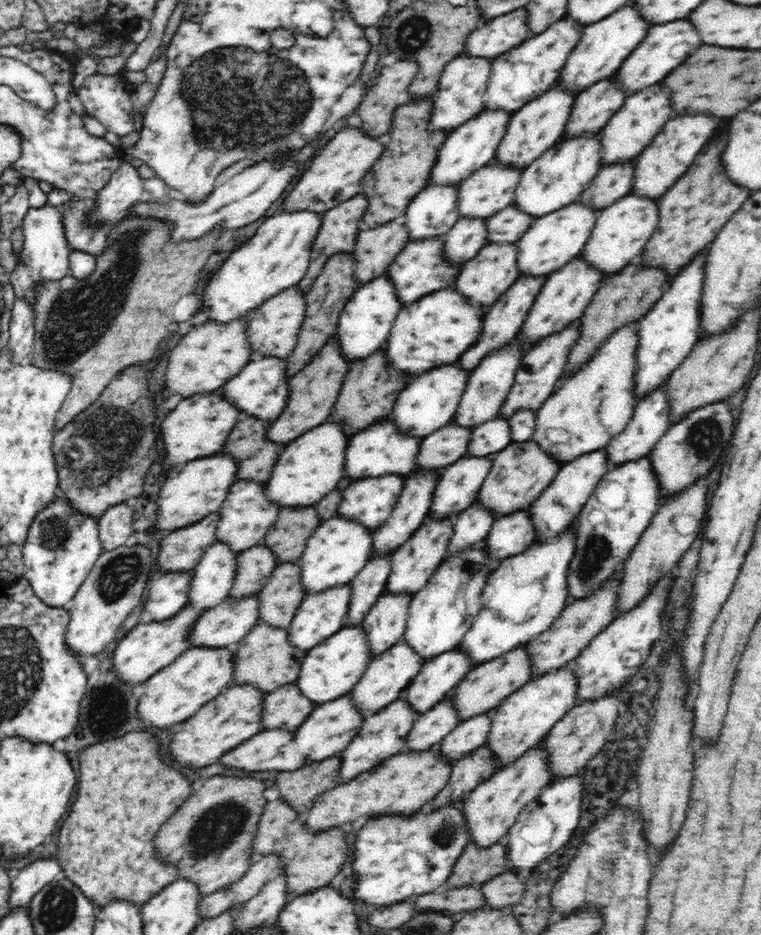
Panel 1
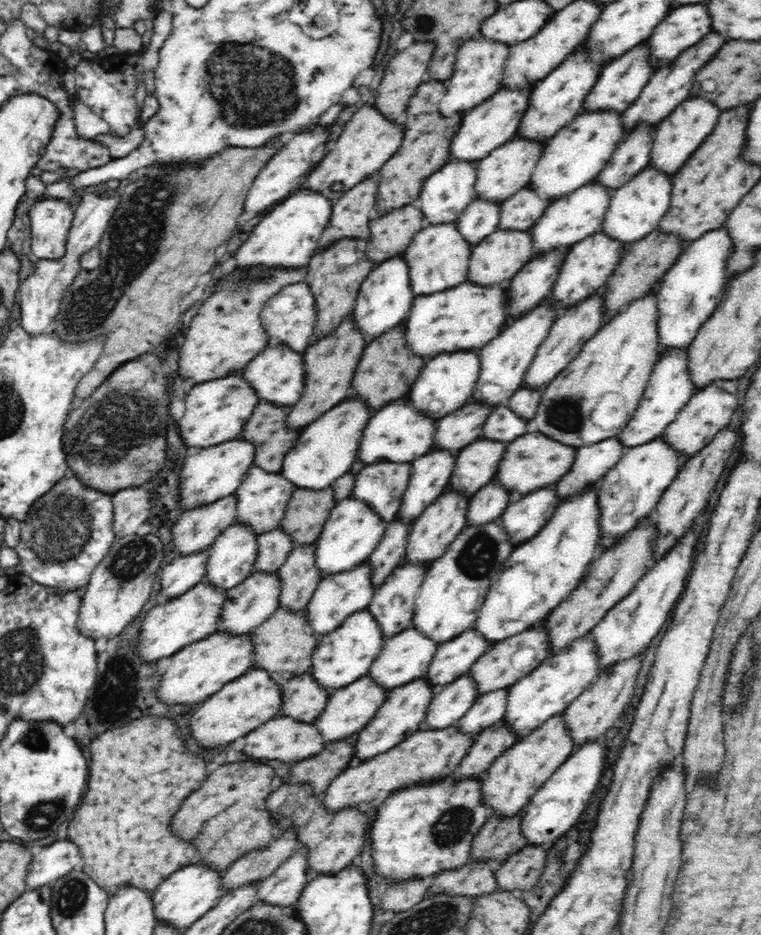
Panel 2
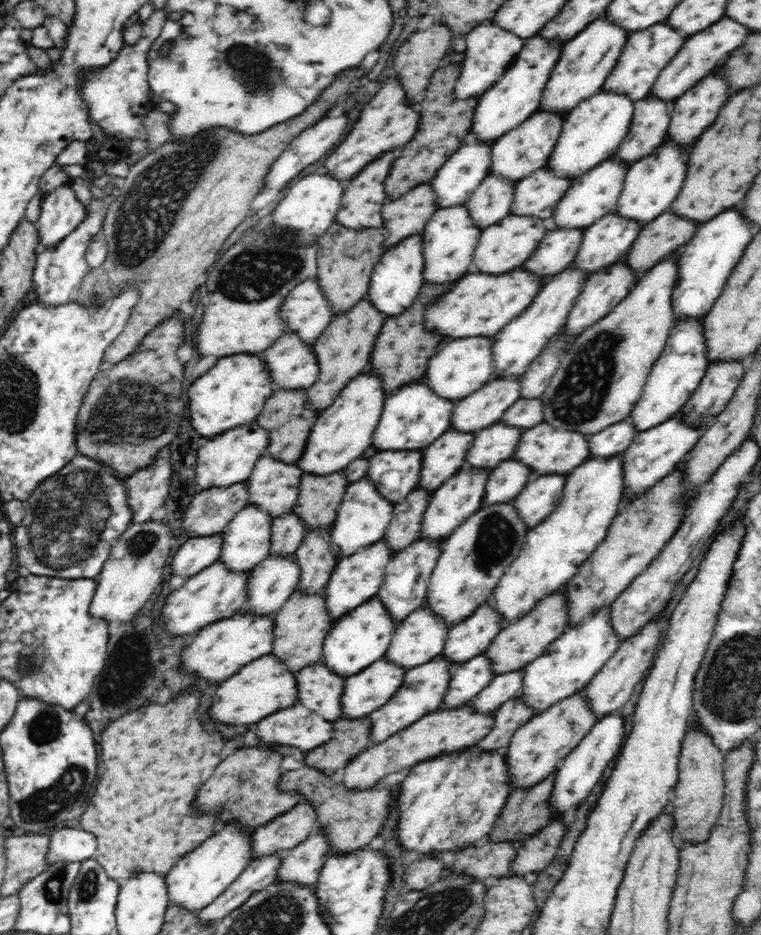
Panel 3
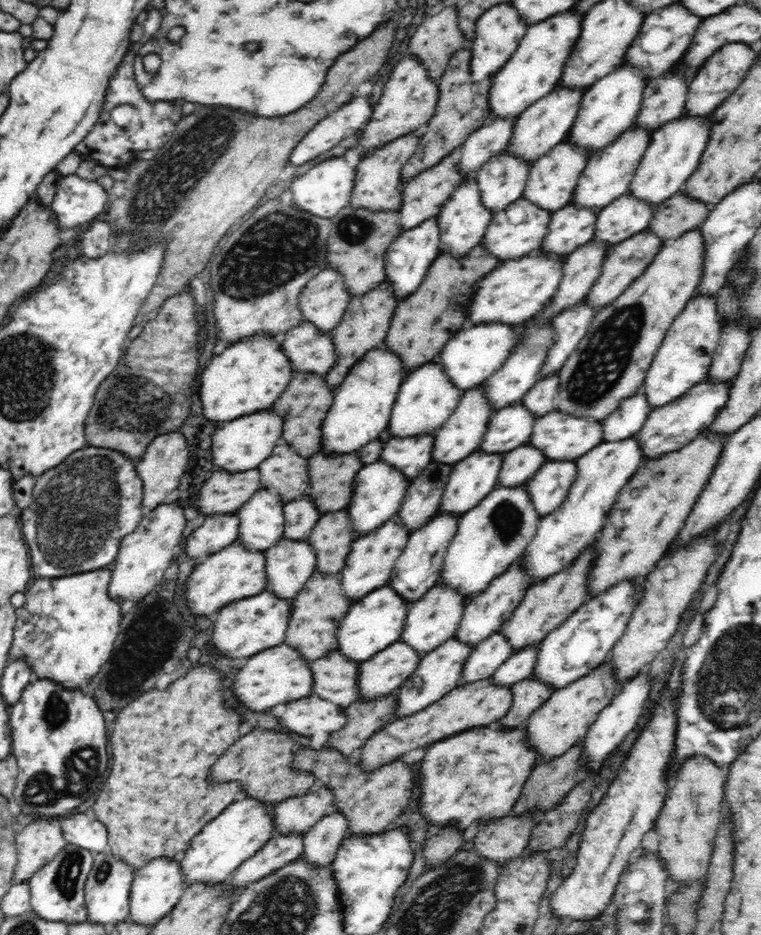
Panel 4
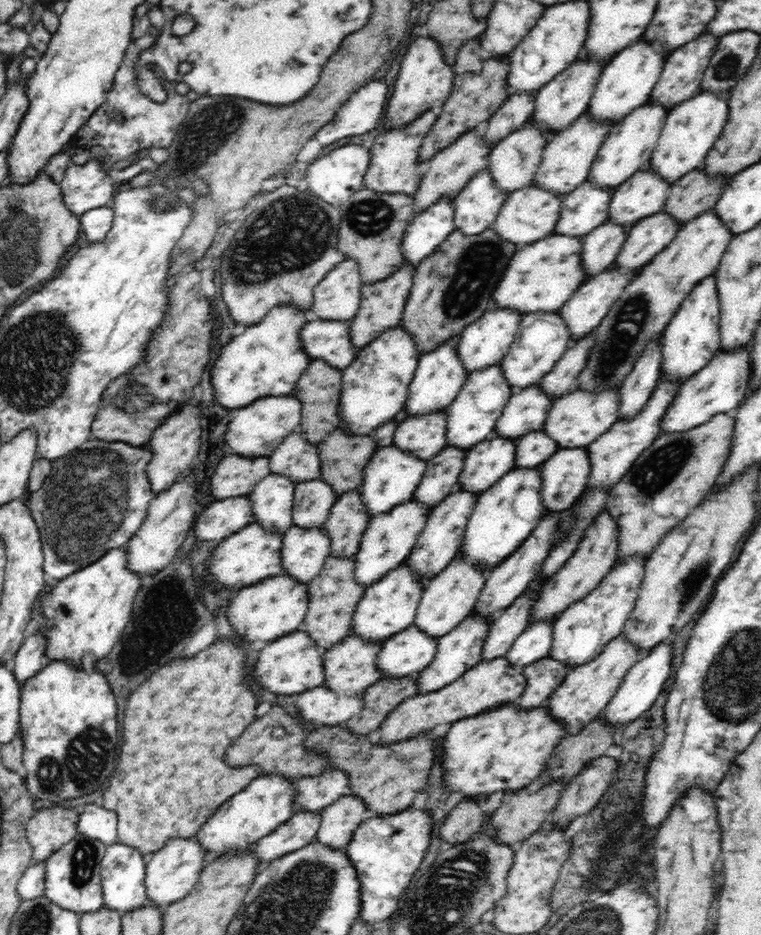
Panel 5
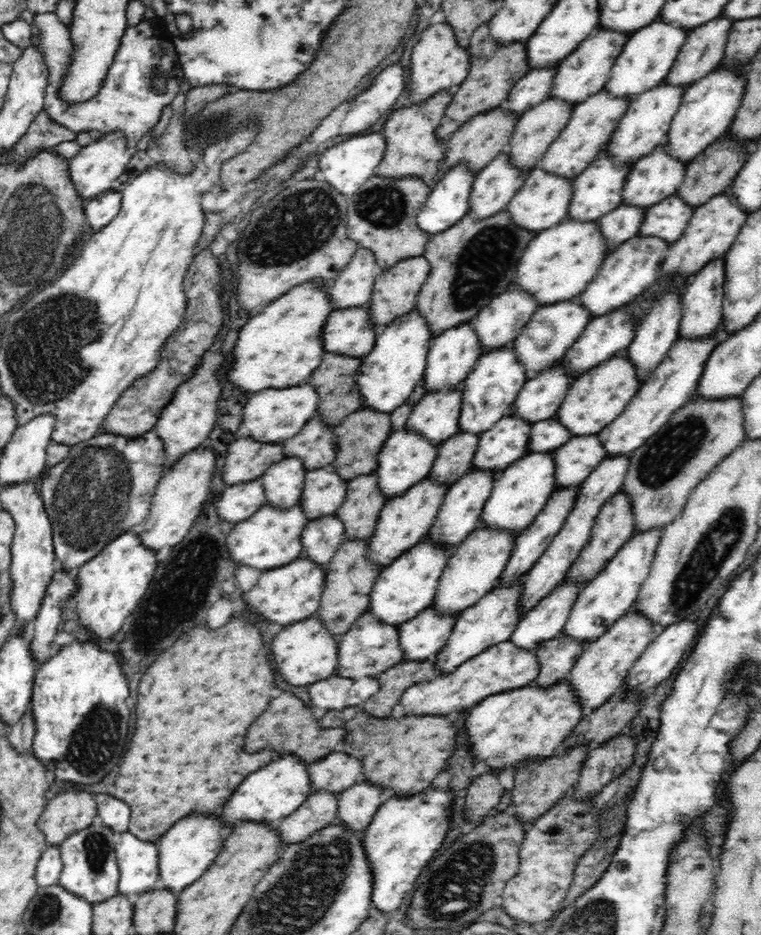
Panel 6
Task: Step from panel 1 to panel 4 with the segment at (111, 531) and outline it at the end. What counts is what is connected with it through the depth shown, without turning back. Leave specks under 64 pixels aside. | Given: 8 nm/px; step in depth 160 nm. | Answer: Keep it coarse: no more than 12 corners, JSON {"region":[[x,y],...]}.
{"region":[[180,432],[160,434],[137,461],[149,512],[178,488],[188,464]]}

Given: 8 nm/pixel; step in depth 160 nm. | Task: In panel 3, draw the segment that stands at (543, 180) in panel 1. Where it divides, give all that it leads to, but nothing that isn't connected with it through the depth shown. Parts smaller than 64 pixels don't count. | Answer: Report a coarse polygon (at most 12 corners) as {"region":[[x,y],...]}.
{"region":[[601,90],[567,114],[547,166],[578,178],[615,155],[634,101]]}

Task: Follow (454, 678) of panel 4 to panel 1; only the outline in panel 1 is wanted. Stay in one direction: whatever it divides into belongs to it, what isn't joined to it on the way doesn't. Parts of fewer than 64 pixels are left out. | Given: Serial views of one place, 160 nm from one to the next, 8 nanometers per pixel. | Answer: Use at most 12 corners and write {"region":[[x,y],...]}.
{"region":[[404,697],[367,716],[339,784],[403,752],[418,713]]}

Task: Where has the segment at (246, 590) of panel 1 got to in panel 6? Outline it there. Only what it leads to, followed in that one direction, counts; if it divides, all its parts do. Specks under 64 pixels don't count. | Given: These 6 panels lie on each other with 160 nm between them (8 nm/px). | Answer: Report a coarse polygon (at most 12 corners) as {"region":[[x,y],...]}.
{"region":[[329,467],[306,471],[300,501],[310,521],[335,514],[347,482]]}

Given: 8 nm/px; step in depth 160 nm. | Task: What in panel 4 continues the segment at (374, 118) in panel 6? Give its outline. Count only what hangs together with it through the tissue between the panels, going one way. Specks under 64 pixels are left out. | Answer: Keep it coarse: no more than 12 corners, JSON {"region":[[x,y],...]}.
{"region":[[370,96],[324,118],[298,142],[290,165],[299,167],[334,148],[346,130],[372,120]]}

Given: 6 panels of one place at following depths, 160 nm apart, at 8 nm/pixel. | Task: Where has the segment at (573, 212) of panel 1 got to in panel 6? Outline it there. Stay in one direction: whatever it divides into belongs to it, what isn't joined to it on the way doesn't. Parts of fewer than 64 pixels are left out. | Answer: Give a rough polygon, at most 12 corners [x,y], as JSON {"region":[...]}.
{"region":[[663,81],[640,94],[607,142],[634,164],[667,143],[686,88]]}

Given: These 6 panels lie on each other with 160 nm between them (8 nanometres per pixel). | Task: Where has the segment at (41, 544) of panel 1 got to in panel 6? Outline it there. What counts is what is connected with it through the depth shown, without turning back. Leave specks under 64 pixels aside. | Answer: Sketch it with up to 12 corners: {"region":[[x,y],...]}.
{"region":[[154,429],[99,432],[45,469],[55,558],[79,569],[141,526]]}

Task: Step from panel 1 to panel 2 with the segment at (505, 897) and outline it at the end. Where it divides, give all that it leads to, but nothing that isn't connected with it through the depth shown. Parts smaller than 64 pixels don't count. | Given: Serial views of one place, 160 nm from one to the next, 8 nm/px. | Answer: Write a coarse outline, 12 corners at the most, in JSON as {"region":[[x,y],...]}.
{"region":[[527,844],[494,868],[497,890],[530,890],[548,851]]}

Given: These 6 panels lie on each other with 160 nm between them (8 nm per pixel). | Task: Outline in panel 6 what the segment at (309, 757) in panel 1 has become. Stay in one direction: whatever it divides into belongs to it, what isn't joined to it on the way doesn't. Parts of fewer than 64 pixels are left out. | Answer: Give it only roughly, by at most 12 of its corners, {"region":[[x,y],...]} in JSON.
{"region":[[428,607],[398,627],[403,660],[434,658],[458,615]]}

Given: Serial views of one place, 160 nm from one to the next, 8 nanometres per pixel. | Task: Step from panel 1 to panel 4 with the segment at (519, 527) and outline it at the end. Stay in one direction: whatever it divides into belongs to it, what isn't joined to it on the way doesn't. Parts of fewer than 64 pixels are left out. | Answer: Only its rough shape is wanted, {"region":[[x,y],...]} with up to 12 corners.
{"region":[[547,460],[526,482],[541,517],[564,502],[574,460]]}

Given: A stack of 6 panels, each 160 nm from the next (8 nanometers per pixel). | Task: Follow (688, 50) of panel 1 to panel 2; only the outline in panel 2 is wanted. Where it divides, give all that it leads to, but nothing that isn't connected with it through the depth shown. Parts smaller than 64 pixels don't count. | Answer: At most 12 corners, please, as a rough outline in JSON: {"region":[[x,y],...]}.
{"region":[[705,2],[672,9],[647,38],[653,68],[710,33]]}

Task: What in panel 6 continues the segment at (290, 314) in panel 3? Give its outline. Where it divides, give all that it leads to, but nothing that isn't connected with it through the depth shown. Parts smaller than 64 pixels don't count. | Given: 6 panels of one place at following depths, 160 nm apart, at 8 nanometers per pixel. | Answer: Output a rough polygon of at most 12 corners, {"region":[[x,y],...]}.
{"region":[[359,246],[329,283],[333,310],[368,305],[380,272]]}

